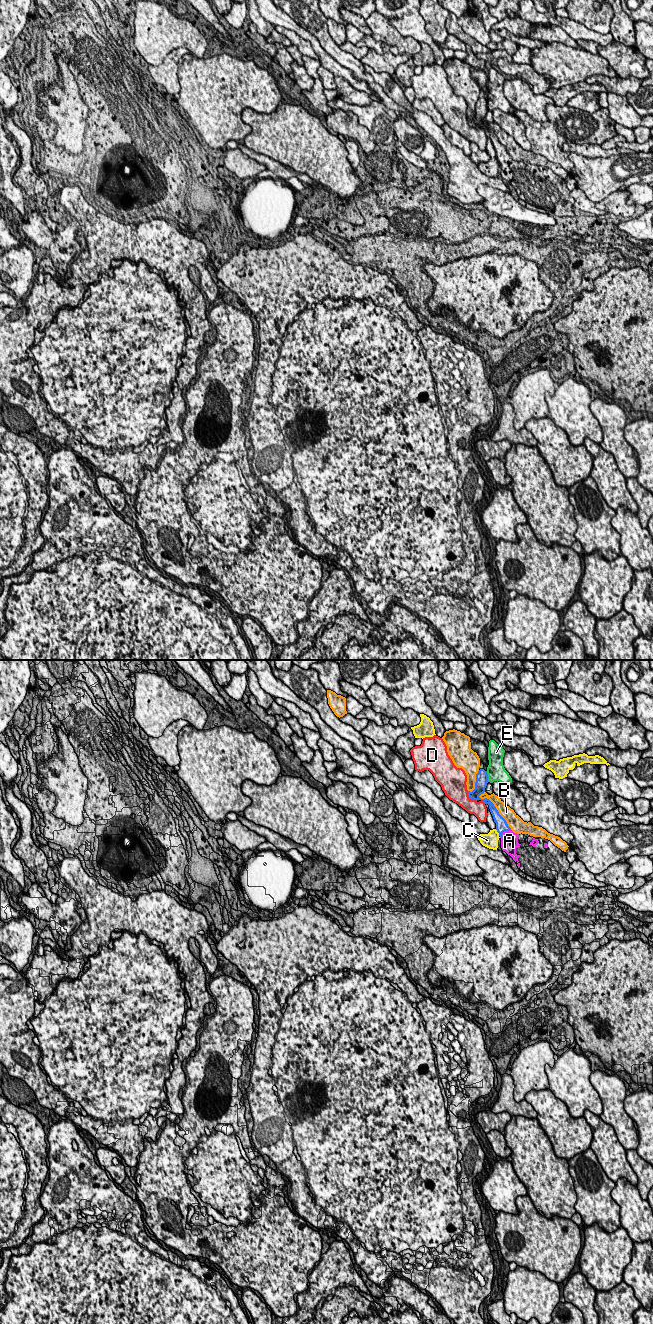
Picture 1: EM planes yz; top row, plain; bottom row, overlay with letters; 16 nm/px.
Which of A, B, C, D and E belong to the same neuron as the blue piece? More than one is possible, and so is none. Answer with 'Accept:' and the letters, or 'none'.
Accept: A

